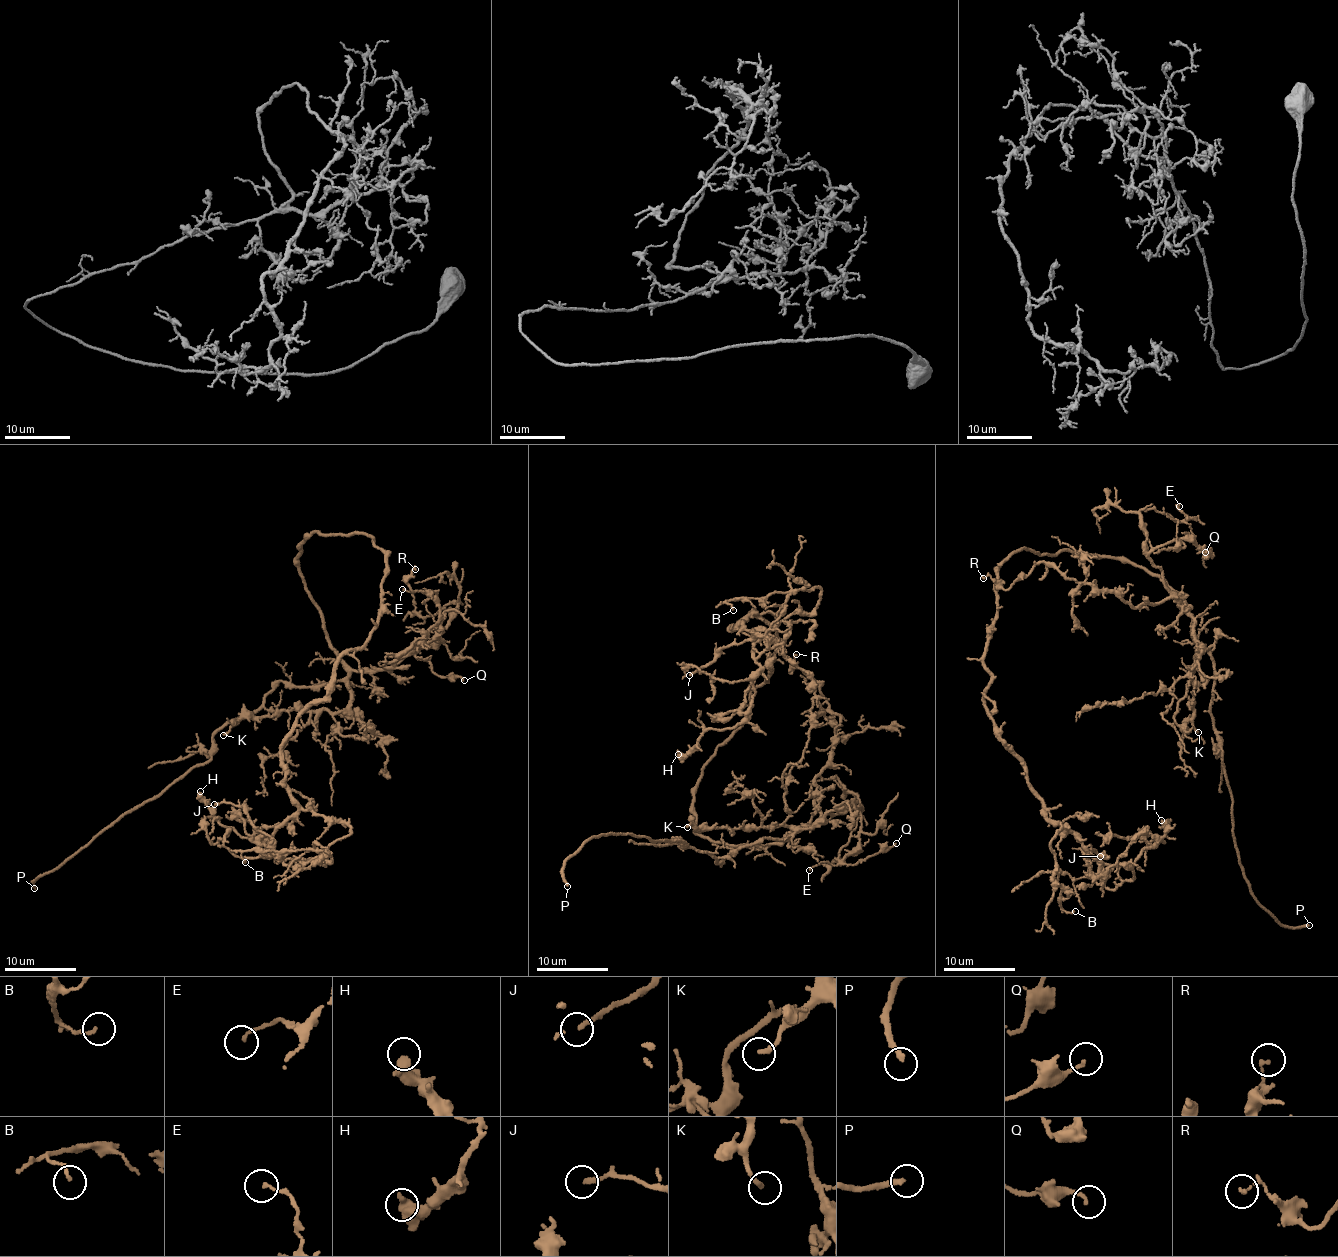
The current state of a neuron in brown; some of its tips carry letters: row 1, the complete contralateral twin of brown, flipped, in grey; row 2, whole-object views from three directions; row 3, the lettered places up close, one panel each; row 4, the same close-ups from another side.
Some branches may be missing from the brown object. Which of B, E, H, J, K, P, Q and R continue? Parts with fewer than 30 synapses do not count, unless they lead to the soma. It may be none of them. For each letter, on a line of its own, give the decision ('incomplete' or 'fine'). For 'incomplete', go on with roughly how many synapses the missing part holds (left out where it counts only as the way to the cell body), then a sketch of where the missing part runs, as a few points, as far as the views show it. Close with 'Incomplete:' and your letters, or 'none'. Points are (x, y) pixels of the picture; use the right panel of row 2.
B: fine
E: fine
H: fine
J: fine
K: fine
P: incomplete
Q: fine
R: fine
Incomplete: P

